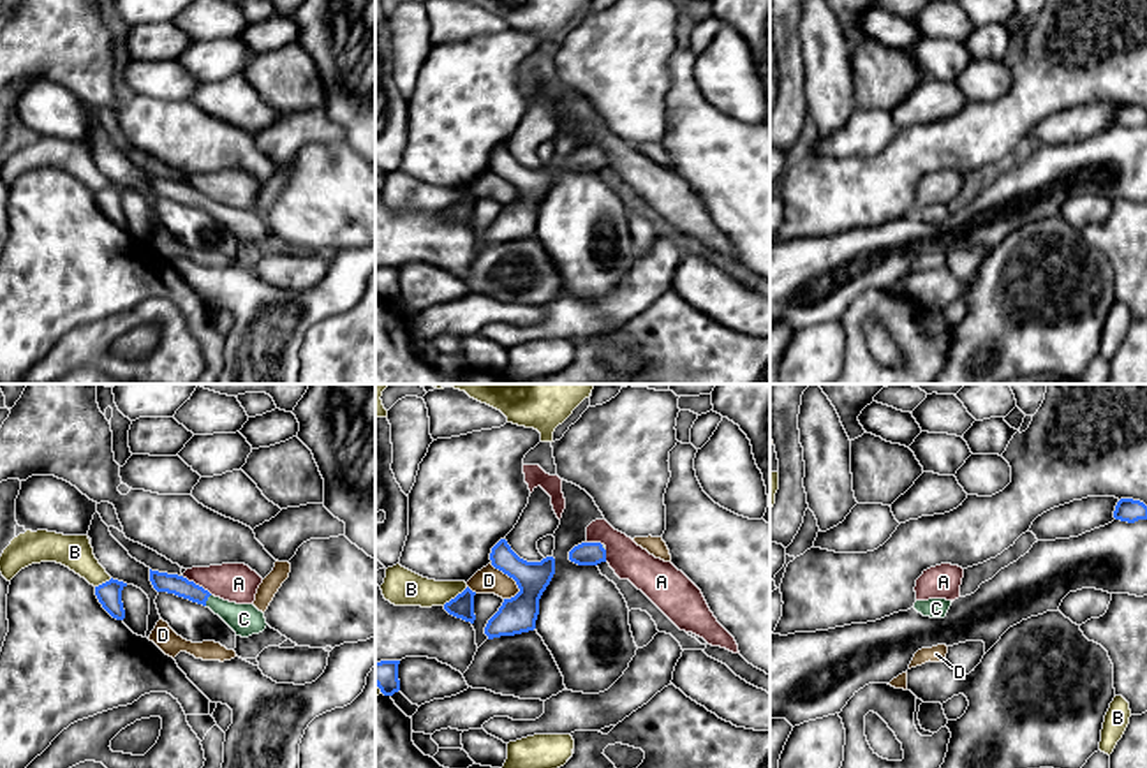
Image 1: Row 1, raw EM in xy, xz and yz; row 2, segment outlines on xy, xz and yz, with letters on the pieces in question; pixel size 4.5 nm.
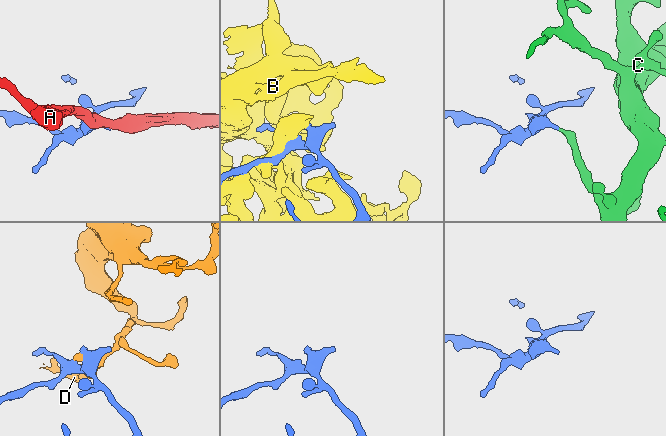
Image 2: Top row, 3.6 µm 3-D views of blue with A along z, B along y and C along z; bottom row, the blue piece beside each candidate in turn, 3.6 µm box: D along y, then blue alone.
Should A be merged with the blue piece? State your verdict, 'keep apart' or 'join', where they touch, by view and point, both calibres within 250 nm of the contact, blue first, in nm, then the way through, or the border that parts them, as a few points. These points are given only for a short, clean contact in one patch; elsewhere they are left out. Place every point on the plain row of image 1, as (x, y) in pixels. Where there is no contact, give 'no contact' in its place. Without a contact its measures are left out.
keep apart | xy (198, 191) | 90/180 nm | along xy (182, 182), (212, 199)

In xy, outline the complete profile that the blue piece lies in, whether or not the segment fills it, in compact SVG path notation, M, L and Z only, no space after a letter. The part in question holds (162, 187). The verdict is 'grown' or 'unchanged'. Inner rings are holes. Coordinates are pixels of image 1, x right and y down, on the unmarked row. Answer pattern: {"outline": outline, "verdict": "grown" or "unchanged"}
{"outline": "M150 174L150 187L157 197L174 199L210 213L236 238L236 241L248 243L252 240L263 238L268 231L264 218L254 210L236 210L224 206L183 181Z", "verdict": "grown"}

